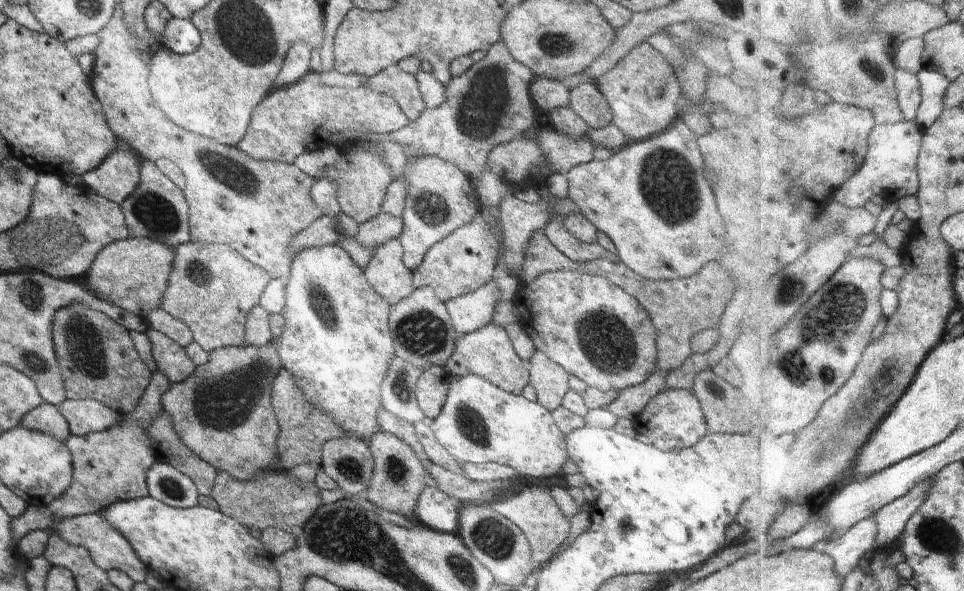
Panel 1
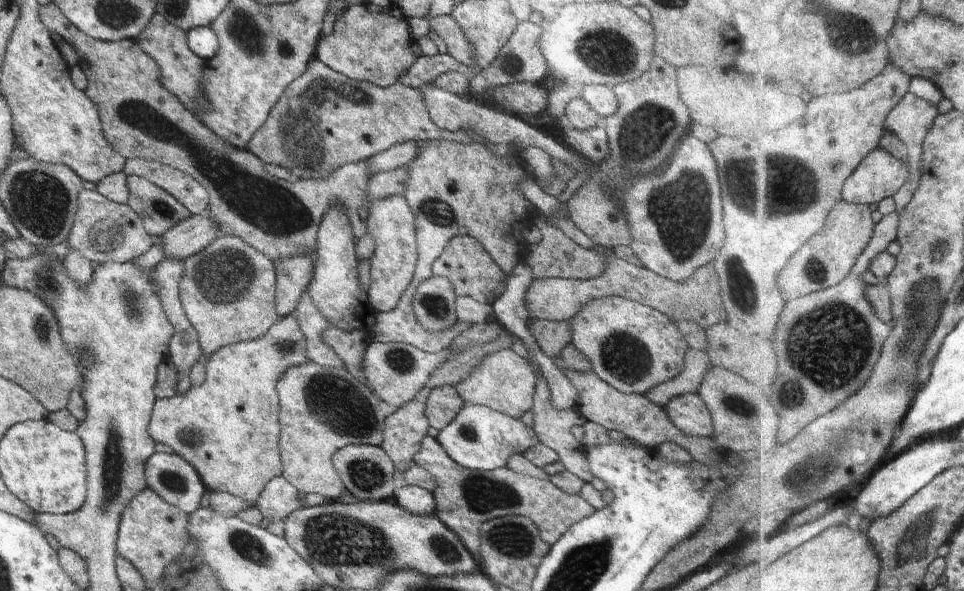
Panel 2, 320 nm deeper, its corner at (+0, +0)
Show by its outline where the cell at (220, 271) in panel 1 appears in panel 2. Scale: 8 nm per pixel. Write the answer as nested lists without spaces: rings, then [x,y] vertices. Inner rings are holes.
[[[219,236],[200,252],[185,258],[179,299],[190,324],[196,329],[201,349],[213,355],[220,347],[264,336],[279,319],[275,309],[276,273],[274,263],[237,236]]]

